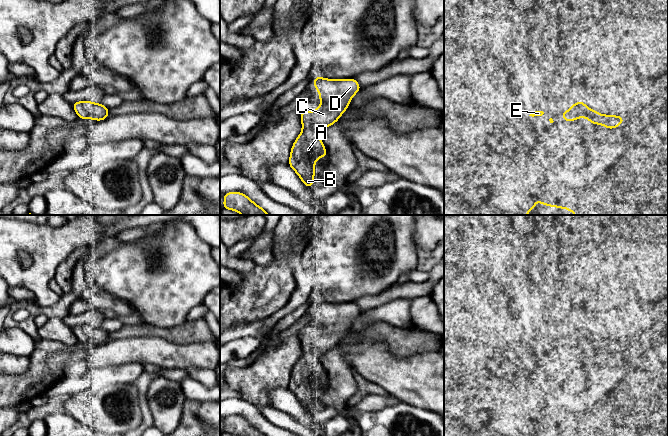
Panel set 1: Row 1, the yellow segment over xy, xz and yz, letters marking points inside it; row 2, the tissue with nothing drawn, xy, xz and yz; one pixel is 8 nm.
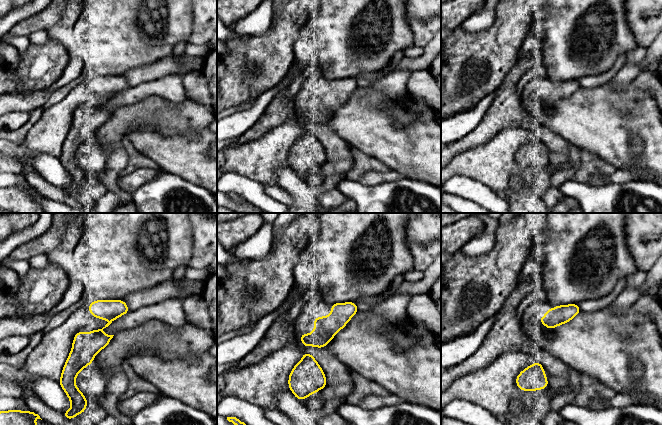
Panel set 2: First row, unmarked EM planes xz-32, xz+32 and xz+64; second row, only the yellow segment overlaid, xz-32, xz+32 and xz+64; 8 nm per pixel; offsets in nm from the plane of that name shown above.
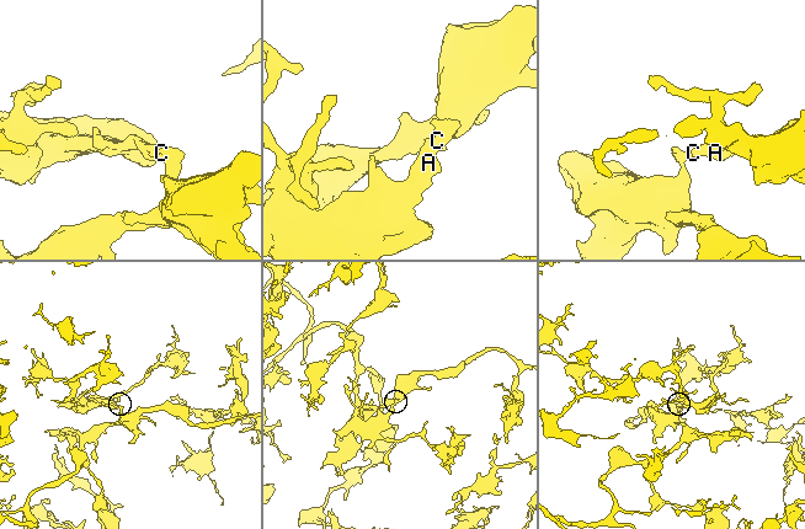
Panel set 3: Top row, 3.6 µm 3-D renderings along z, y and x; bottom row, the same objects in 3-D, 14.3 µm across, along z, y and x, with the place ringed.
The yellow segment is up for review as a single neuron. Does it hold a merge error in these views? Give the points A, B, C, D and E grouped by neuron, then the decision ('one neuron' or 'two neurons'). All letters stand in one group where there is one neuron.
A B C D E | one neuron

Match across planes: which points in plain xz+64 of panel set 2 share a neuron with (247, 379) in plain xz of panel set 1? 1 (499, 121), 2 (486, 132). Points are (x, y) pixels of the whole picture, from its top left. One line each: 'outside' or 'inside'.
1: outside
2: outside

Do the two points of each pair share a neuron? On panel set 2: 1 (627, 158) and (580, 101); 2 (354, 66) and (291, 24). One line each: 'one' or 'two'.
1: one
2: two

